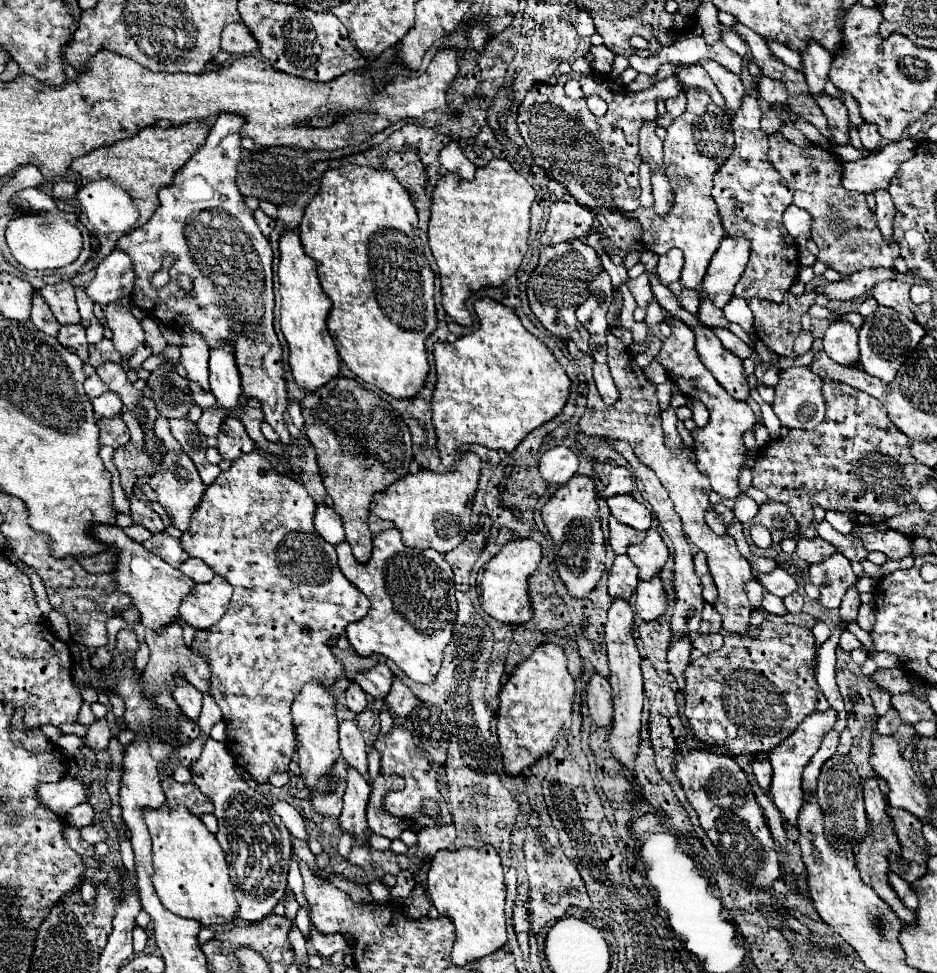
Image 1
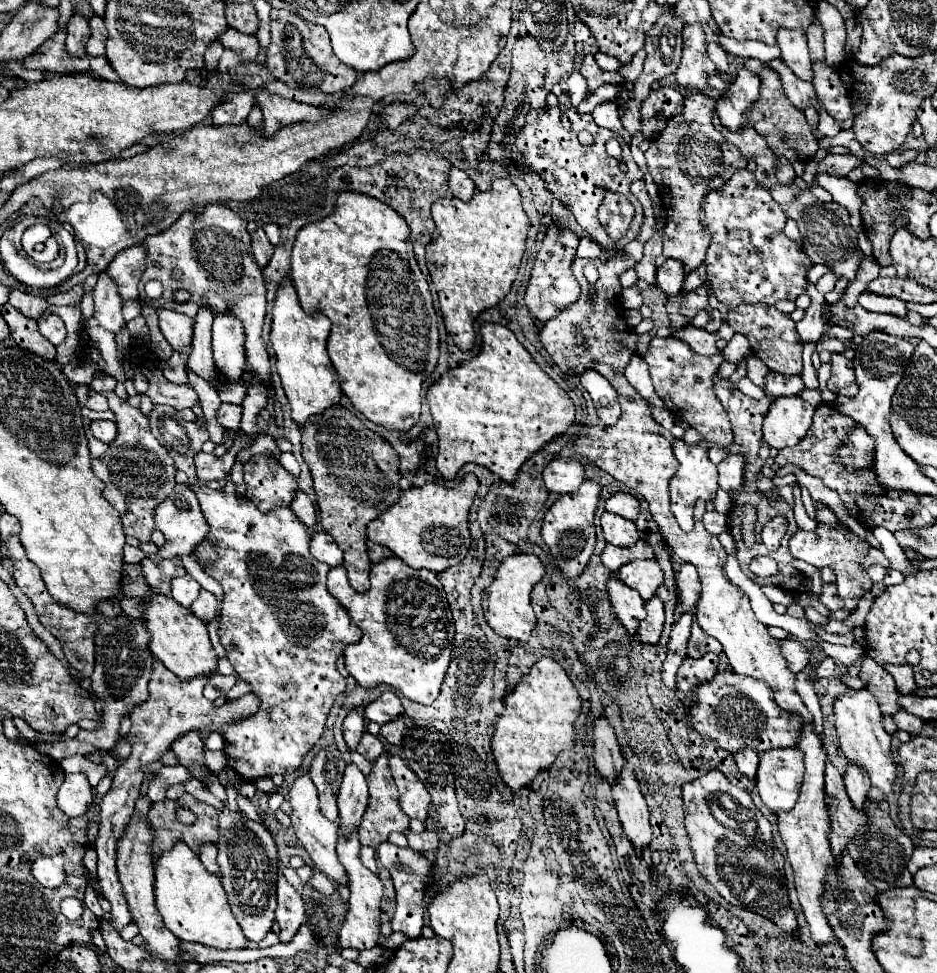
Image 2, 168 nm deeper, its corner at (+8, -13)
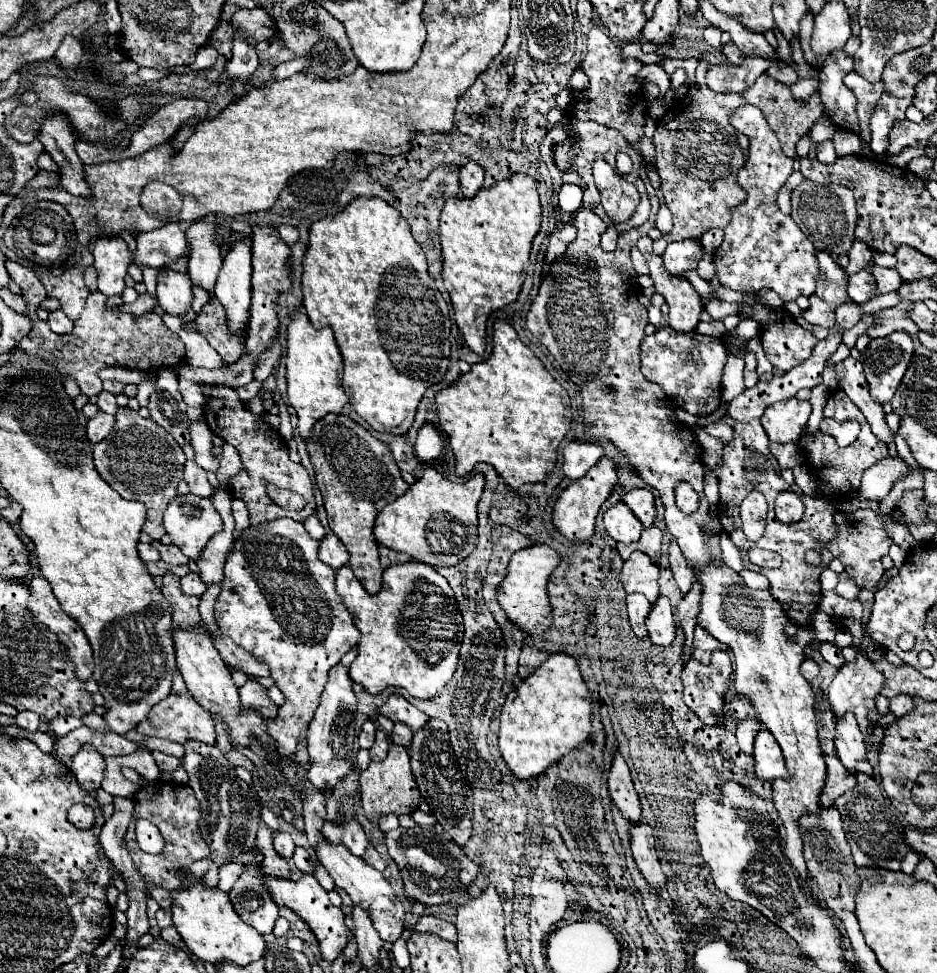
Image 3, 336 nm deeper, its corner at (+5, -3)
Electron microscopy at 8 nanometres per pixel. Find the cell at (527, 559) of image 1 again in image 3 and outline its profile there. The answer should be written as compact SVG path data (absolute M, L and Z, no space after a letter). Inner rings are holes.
M531 545L527 549L517 551L511 557L509 573L499 587L497 599L499 599L499 605L503 607L503 611L507 613L507 617L517 627L527 631L529 635L541 635L553 623L551 603L547 597L547 583L549 583L549 577L559 563L561 563L561 555L555 549L551 549L549 545Z

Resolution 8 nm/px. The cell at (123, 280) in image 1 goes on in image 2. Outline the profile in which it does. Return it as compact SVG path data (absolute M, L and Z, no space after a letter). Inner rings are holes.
M140 245L120 251L112 263L108 265L106 273L118 287L120 297L126 299L138 299L138 281L144 271L144 249Z

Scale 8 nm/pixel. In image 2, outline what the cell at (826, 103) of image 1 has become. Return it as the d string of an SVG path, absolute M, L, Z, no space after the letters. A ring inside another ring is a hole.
M780 59L772 61L770 67L772 67L774 71L778 71L788 99L790 99L798 109L804 111L806 107L816 107L818 99L816 99L816 91L814 91L814 85L812 85L812 83L800 81L794 73L790 73L790 69L786 69L784 61L780 61Z

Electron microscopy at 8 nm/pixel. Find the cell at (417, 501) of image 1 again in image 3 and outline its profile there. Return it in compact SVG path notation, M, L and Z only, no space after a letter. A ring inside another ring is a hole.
M427 467L423 477L417 479L409 491L401 497L397 497L393 503L389 503L375 519L375 539L379 545L385 545L393 551L399 553L407 553L411 555L415 561L431 565L431 567L453 567L457 563L461 563L465 557L471 555L471 551L477 545L477 503L481 499L485 487L485 477L481 473L477 473L475 477L463 481L463 483L455 483L449 481L447 477L443 477L439 471L435 471L433 467Z

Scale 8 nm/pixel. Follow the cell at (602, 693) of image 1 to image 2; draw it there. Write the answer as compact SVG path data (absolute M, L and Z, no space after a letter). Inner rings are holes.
M600 715L594 721L592 729L592 759L598 769L598 773L608 781L614 783L620 775L620 769L624 765L620 745L616 741L616 733L612 725L608 723L606 715Z

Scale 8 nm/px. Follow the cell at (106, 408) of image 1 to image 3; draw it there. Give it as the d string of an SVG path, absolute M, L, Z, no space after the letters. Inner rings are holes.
M99 411L99 413L97 413L95 417L91 417L89 423L87 423L87 437L89 437L89 441L91 441L93 445L99 443L99 441L103 441L103 439L109 435L113 423L115 423L115 417L113 417L113 415L107 415L107 413L101 413L101 411Z

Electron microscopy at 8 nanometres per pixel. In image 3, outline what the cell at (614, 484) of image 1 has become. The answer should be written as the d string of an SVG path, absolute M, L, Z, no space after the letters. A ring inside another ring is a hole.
M633 489L623 497L623 503L637 515L643 527L651 527L655 521L655 503L649 489Z

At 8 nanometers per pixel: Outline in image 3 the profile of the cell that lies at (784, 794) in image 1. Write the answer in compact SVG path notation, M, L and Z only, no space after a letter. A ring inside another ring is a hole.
M761 729L757 733L755 745L753 745L753 759L755 759L755 773L761 779L765 781L773 781L777 777L787 779L789 773L785 769L781 747L775 743L775 737L767 729Z

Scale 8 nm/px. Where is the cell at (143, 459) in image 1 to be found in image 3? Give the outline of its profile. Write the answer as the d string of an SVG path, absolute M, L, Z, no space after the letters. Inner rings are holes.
M119 409L115 419L117 421L109 437L93 447L95 469L123 499L135 499L147 505L143 531L159 541L159 537L165 535L163 513L169 499L177 497L177 485L183 479L185 455L175 439L153 419L145 419L131 409Z

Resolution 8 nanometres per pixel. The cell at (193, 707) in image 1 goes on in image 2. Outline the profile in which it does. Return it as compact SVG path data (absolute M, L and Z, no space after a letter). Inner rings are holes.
M186 733L182 737L178 737L178 741L174 741L174 745L170 745L170 749L178 755L178 761L190 769L190 773L204 781L204 745L200 741L198 733Z

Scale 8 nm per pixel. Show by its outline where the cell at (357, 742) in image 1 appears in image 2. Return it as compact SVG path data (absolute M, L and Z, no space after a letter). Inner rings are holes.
M346 763L344 779L338 791L338 811L340 811L340 829L350 833L360 825L360 819L368 807L368 785L366 777L354 763Z

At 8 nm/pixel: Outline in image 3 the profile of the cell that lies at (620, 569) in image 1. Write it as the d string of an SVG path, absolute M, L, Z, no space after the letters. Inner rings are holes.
M631 593L627 599L627 611L629 611L629 621L631 621L631 629L635 633L637 639L647 637L647 629L645 629L645 619L651 611L651 603L645 599L645 595L641 593Z

